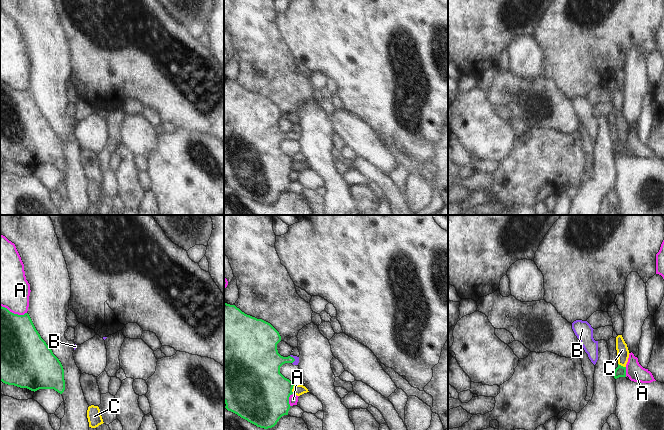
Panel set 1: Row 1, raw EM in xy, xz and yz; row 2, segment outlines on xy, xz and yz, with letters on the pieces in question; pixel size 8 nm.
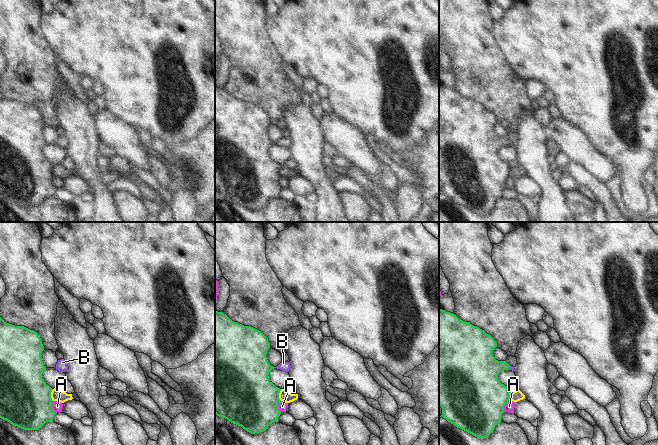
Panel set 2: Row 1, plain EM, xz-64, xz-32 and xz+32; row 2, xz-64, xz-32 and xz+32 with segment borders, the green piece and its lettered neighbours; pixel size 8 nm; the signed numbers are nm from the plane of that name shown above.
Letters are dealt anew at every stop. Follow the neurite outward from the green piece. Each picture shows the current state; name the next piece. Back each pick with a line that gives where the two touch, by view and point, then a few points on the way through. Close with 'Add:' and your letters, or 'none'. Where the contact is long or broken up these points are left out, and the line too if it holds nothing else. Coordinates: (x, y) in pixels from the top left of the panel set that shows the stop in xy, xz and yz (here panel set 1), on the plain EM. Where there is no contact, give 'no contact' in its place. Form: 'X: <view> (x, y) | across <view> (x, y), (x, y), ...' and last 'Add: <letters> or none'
B: xz (294, 135) | across xz (263, 138), (294, 135), (296, 134)
Add: B

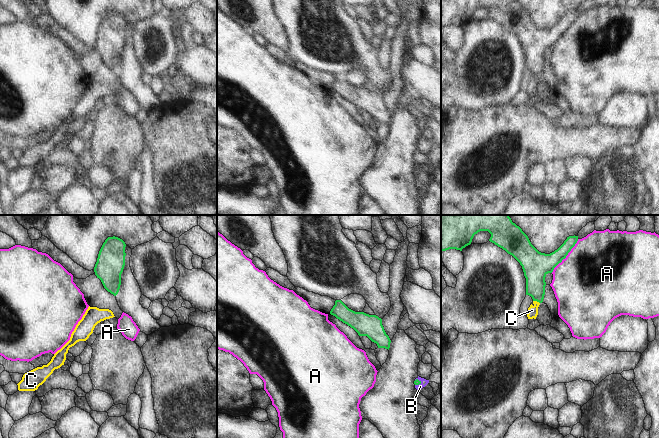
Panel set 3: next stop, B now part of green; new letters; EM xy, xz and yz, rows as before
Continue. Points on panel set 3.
B: xz (420, 158) | across xz (416, 158), (420, 158), (424, 158)
Add: B

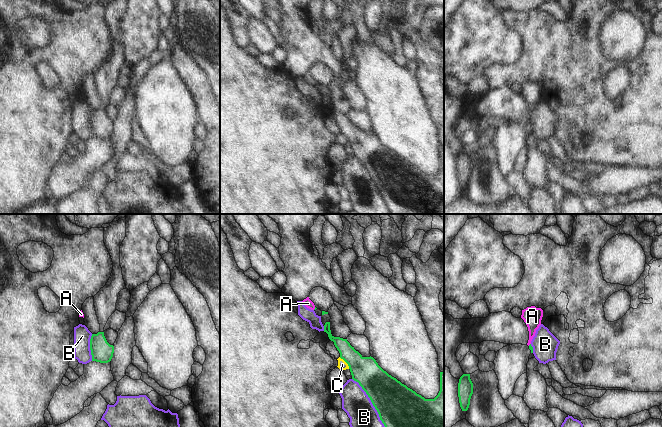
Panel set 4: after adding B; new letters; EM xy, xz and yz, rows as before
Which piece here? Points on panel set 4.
A: xz (315, 84) | across xz (315, 83), (315, 84), (308, 79)
Add: A

